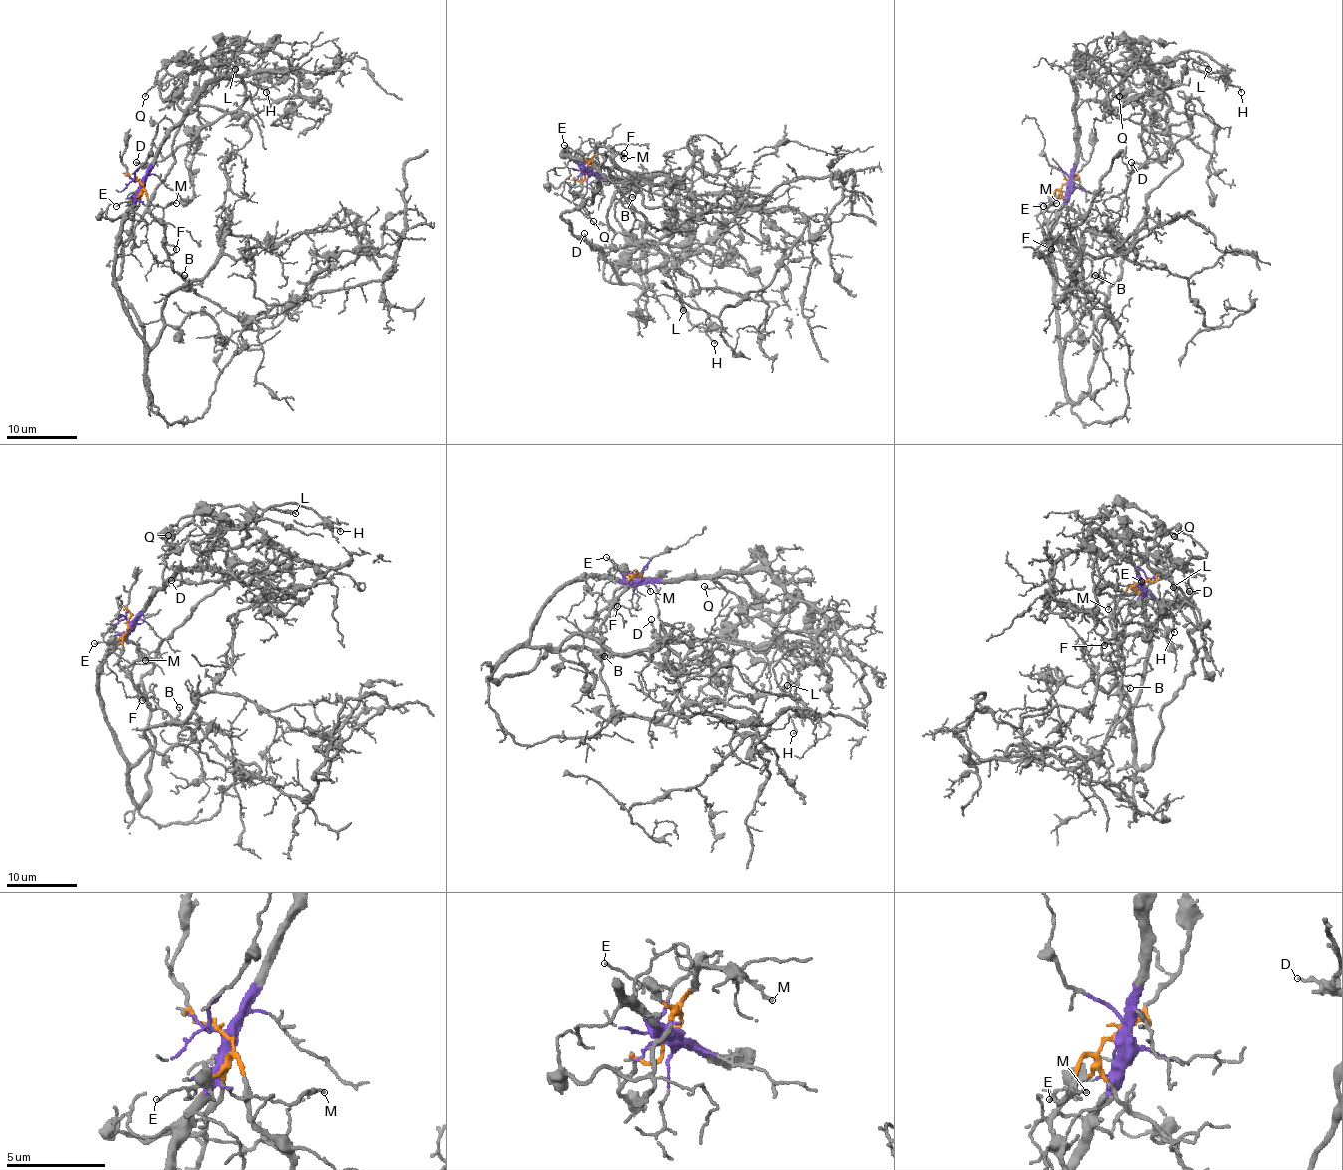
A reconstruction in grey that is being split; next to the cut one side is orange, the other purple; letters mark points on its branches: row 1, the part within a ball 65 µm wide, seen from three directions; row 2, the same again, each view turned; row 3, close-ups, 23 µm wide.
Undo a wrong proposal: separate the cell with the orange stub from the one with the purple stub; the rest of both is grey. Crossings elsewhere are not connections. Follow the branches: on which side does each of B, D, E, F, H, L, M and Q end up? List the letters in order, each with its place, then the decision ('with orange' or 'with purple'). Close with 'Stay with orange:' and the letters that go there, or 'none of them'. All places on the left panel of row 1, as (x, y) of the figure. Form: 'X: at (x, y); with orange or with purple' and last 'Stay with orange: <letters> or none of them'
B: at (184, 275); with orange
D: at (136, 162); with purple
E: at (116, 206); with orange
F: at (176, 249); with orange
H: at (266, 92); with purple
L: at (235, 69); with purple
M: at (176, 203); with orange
Q: at (145, 96); with purple
Stay with orange: B, E, F, M

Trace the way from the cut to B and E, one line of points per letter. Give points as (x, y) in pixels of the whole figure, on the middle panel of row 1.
B: (587, 169), (596, 148), (606, 146), (612, 150), (612, 159), (619, 169), (635, 187), (631, 198)
E: (587, 169), (591, 164), (564, 145)

